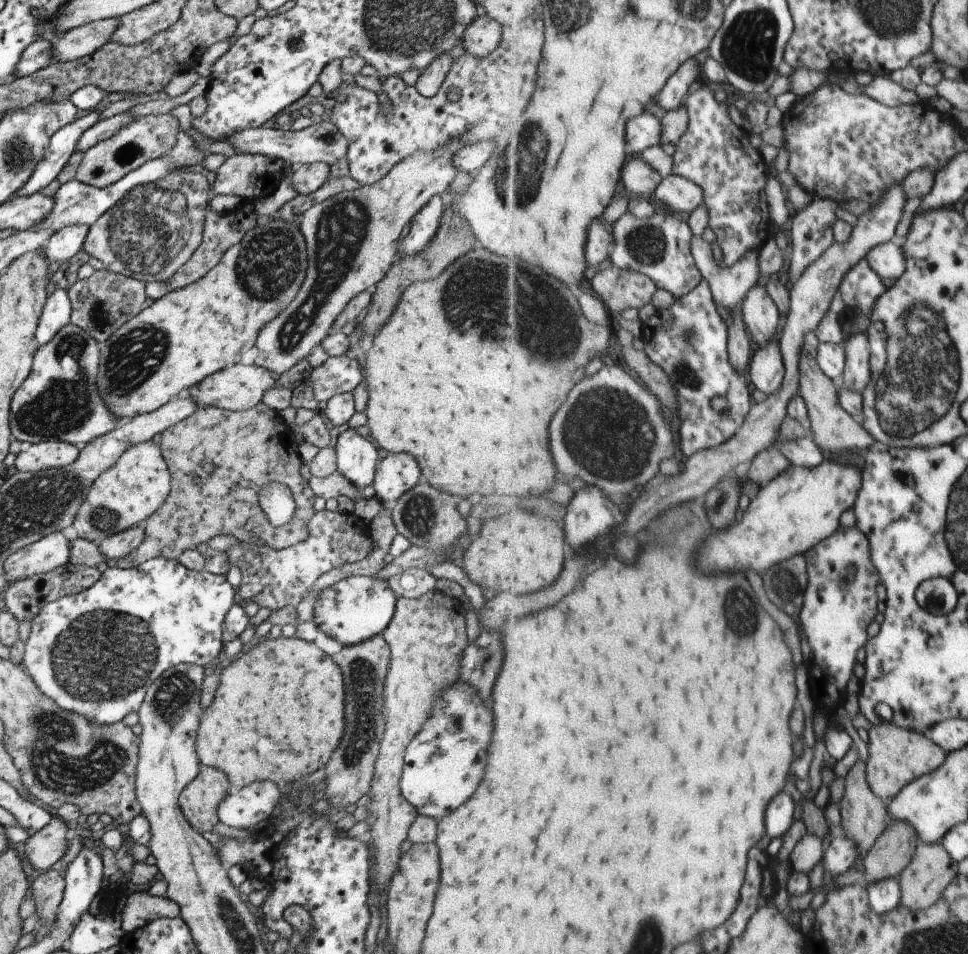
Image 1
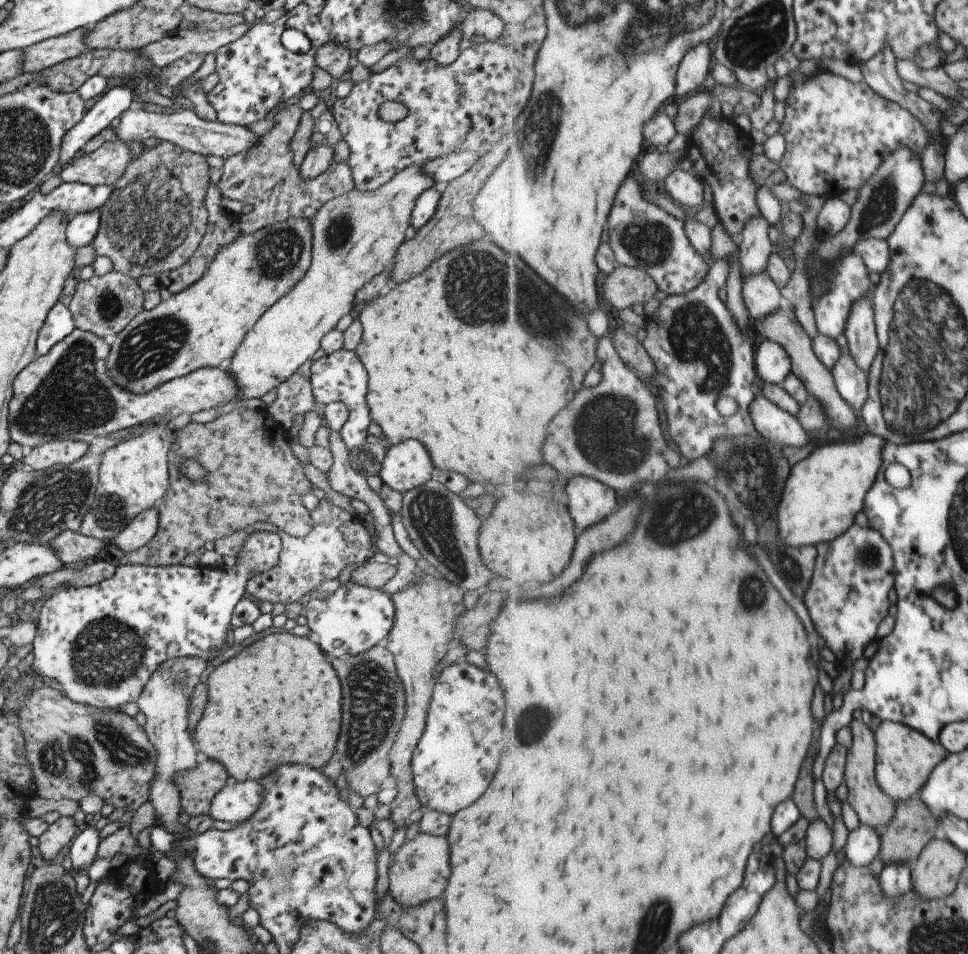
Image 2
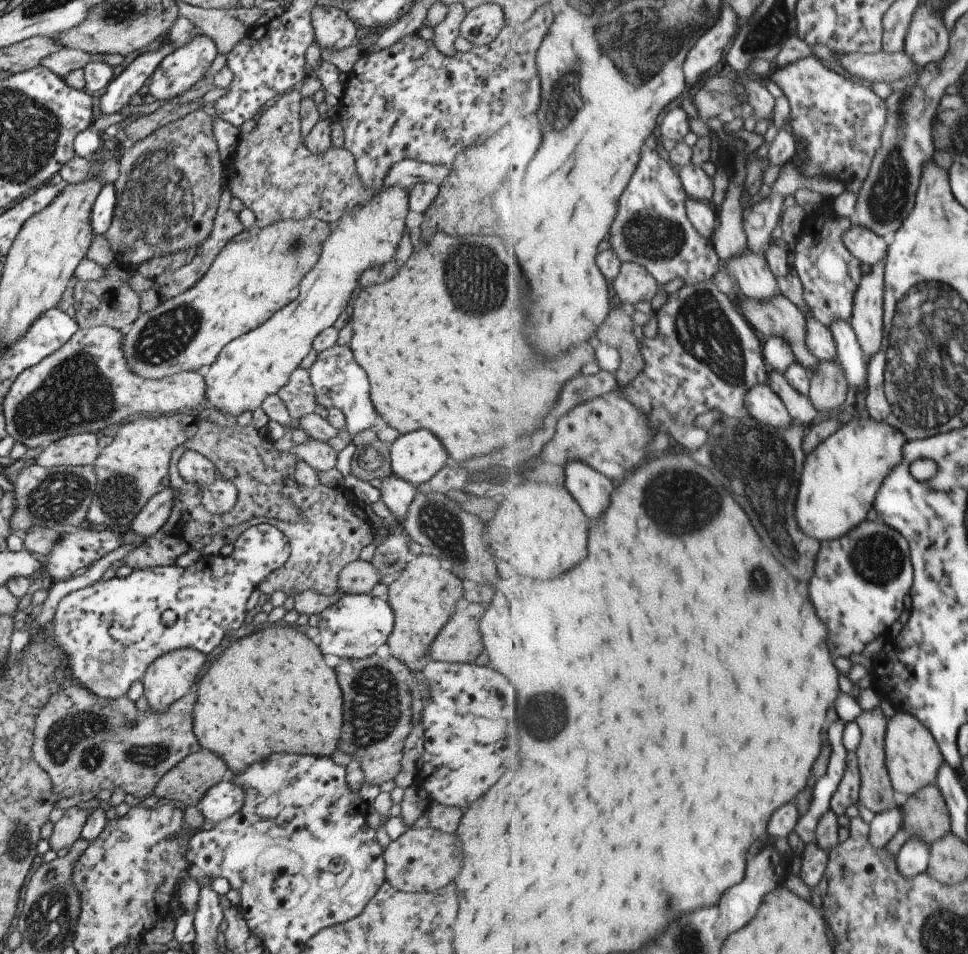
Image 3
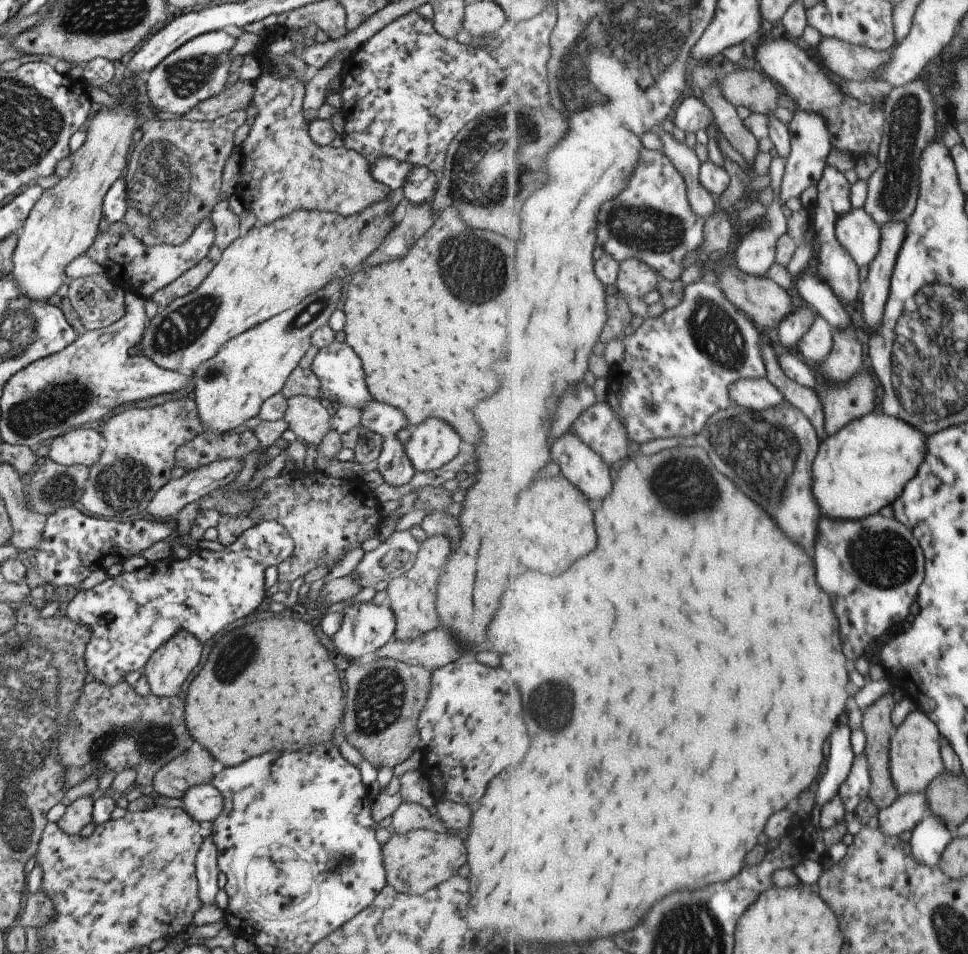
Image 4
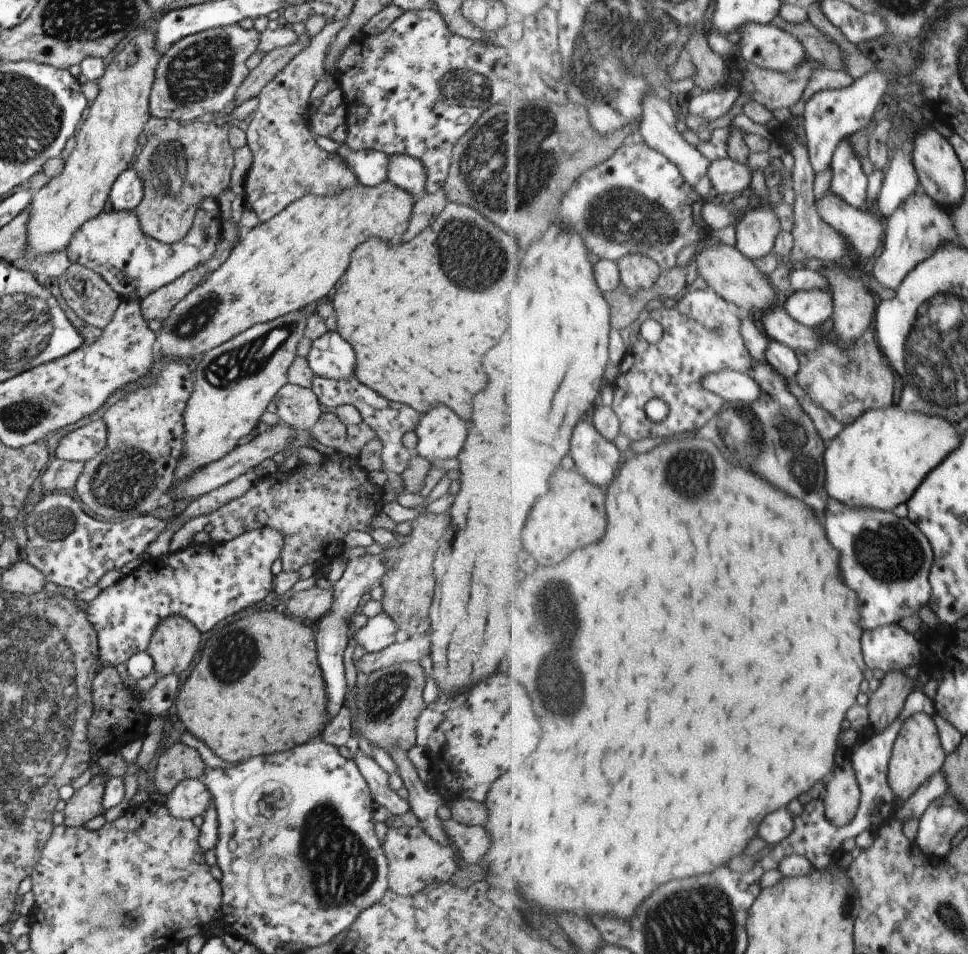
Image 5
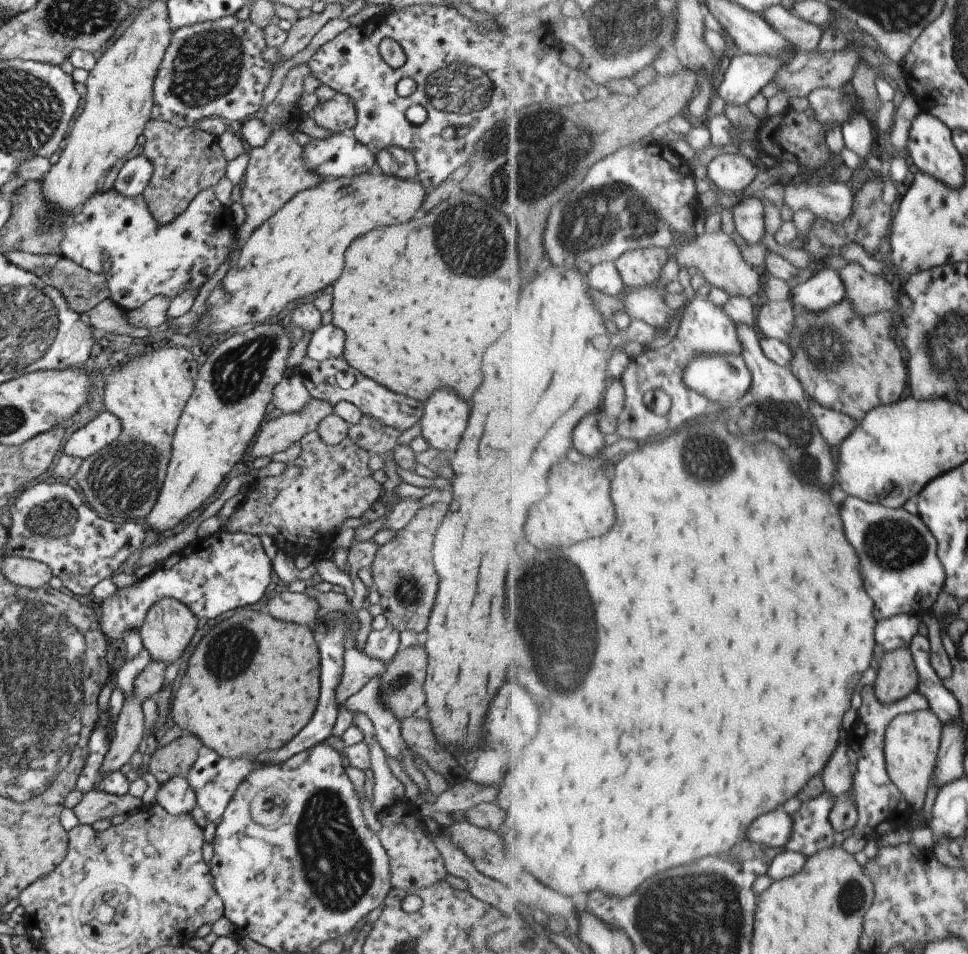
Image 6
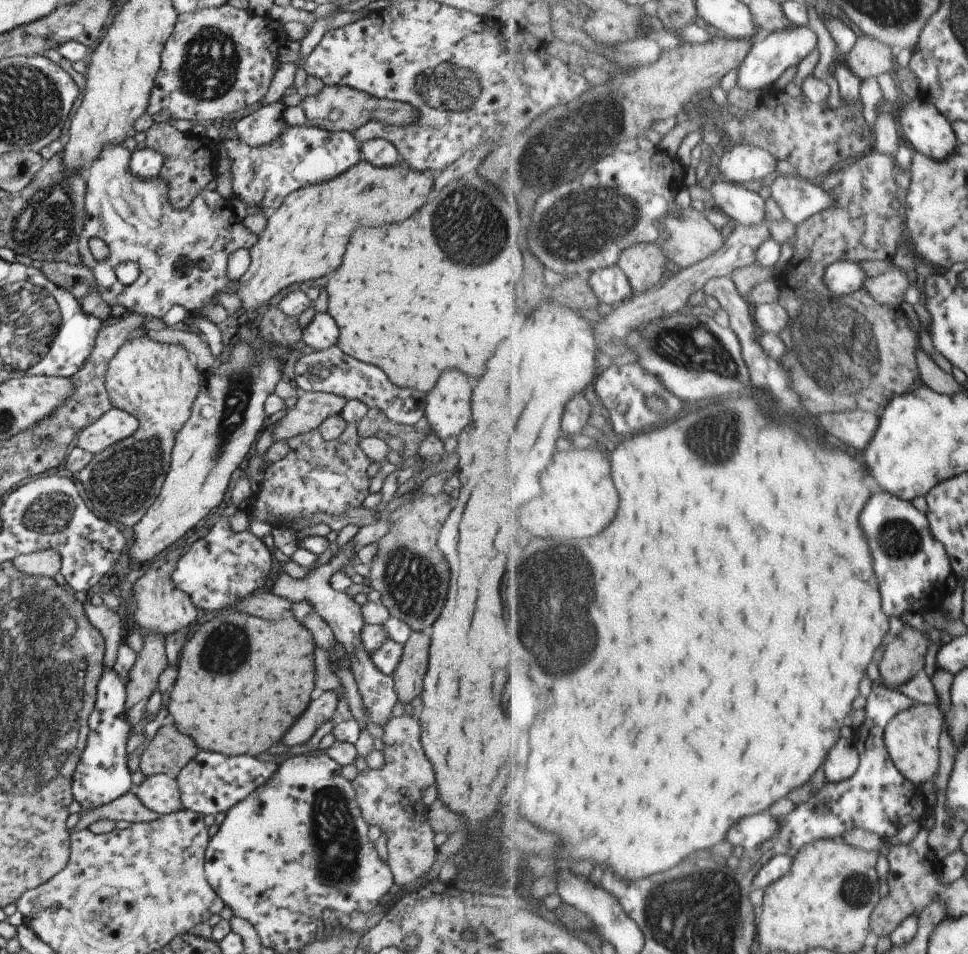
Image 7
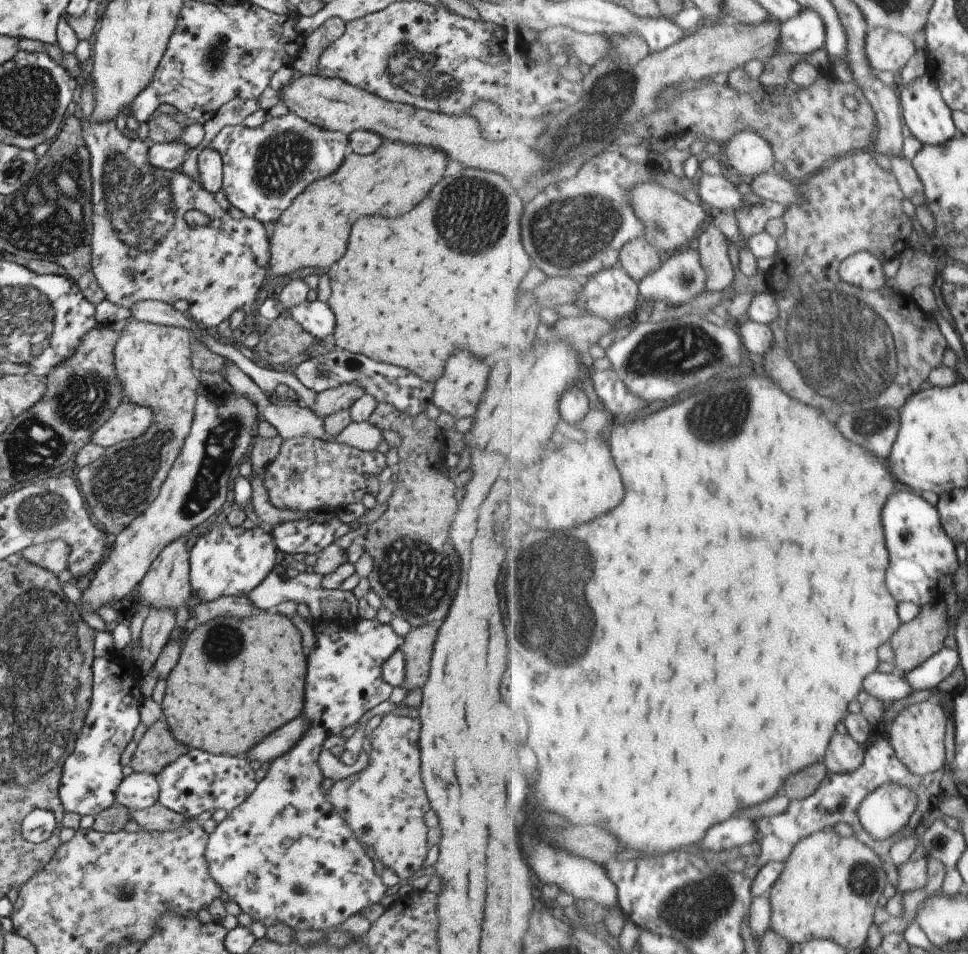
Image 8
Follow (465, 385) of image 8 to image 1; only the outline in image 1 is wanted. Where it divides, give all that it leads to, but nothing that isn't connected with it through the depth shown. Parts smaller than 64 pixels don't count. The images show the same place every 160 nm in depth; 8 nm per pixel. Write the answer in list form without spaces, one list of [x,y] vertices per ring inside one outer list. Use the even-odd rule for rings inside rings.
[[[385,453],[379,456],[372,486],[379,502],[392,505],[407,489],[421,479],[417,461],[409,453]]]

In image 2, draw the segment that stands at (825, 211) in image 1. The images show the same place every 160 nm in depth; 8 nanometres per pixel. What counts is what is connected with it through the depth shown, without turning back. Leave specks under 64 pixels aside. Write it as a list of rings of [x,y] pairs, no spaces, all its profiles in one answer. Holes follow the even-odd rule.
[[[764,339],[756,351],[756,367],[765,382],[783,387],[792,373],[792,360],[781,343]]]

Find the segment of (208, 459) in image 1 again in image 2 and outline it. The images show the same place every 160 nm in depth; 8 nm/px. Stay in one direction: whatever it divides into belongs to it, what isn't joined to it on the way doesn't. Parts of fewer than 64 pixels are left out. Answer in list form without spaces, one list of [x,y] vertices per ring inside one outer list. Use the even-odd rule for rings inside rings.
[[[233,409],[208,423],[191,421],[184,427],[170,433],[172,445],[167,453],[168,485],[165,494],[156,506],[158,525],[153,538],[141,548],[124,553],[118,559],[119,565],[179,565],[191,553],[196,553],[205,542],[213,542],[236,530],[246,528],[259,521],[274,524],[288,535],[302,537],[312,525],[310,511],[301,505],[300,496],[311,492],[312,484],[305,477],[303,469],[291,450],[287,432],[278,425],[265,410]],[[183,459],[198,460],[206,476],[199,483],[183,478],[178,464]]]

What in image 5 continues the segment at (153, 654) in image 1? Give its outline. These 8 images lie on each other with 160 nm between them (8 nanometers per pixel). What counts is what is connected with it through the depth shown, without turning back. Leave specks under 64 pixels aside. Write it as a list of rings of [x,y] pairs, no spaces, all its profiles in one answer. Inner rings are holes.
[[[268,527],[243,532],[240,536],[221,544],[195,544],[175,553],[166,553],[141,563],[138,568],[124,575],[117,583],[101,590],[87,604],[85,616],[93,626],[97,642],[97,660],[101,666],[115,668],[136,653],[146,652],[149,637],[161,620],[171,616],[183,616],[199,633],[204,633],[223,618],[231,616],[243,608],[251,608],[263,600],[272,589],[271,564],[280,558],[283,536]]]

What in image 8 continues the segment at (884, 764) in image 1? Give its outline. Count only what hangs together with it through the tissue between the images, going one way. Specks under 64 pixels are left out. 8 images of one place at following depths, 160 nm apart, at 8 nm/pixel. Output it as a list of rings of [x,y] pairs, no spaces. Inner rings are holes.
[[[934,699],[905,706],[892,720],[887,728],[887,736],[902,760],[916,775],[925,776],[943,769],[947,752],[945,752],[945,734],[947,734],[947,713]]]

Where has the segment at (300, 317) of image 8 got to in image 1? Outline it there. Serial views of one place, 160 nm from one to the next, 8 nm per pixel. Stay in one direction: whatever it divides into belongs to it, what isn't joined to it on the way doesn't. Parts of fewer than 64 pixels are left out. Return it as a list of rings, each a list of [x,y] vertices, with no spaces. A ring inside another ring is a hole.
[[[345,355],[327,357],[322,364],[311,369],[308,377],[316,401],[327,395],[350,393],[361,379],[357,361]],[[355,428],[334,434],[336,471],[353,483],[357,490],[372,484],[376,462],[381,455],[373,442],[365,440]]]

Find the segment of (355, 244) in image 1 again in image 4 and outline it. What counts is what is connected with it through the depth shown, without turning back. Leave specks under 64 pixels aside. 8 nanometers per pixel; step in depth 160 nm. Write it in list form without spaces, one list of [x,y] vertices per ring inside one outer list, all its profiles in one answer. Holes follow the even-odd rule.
[[[344,280],[330,281],[319,290],[307,295],[293,308],[284,310],[224,342],[210,359],[199,364],[193,371],[193,402],[199,420],[207,428],[205,431],[222,435],[231,428],[241,426],[245,420],[249,420],[259,412],[259,406],[263,404],[263,400],[267,400],[267,397],[283,388],[287,376],[297,367],[297,362],[309,348],[311,333],[316,328],[327,324],[329,315],[336,309],[337,302],[343,298],[343,284]]]

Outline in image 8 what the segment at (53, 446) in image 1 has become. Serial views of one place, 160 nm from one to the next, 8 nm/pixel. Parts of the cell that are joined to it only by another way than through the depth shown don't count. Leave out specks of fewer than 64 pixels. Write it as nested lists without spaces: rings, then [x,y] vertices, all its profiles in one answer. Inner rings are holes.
[[[125,400],[112,415],[93,432],[91,442],[105,448],[141,436],[151,424],[153,415],[149,407]]]

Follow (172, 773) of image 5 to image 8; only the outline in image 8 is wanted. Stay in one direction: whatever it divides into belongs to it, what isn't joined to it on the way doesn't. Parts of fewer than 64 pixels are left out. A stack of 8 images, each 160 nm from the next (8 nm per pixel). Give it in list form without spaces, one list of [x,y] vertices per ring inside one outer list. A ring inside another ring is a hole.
[[[157,719],[146,728],[128,765],[132,772],[155,776],[166,764],[184,755],[188,749],[171,736],[165,719]]]

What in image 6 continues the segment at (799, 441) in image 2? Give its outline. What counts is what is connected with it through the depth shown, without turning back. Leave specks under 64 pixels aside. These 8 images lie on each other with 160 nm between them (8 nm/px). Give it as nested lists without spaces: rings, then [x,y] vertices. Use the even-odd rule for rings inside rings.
[[[713,354],[713,356],[699,356],[691,360],[691,364],[685,368],[683,383],[702,396],[732,408],[750,392],[753,378],[742,354]]]

